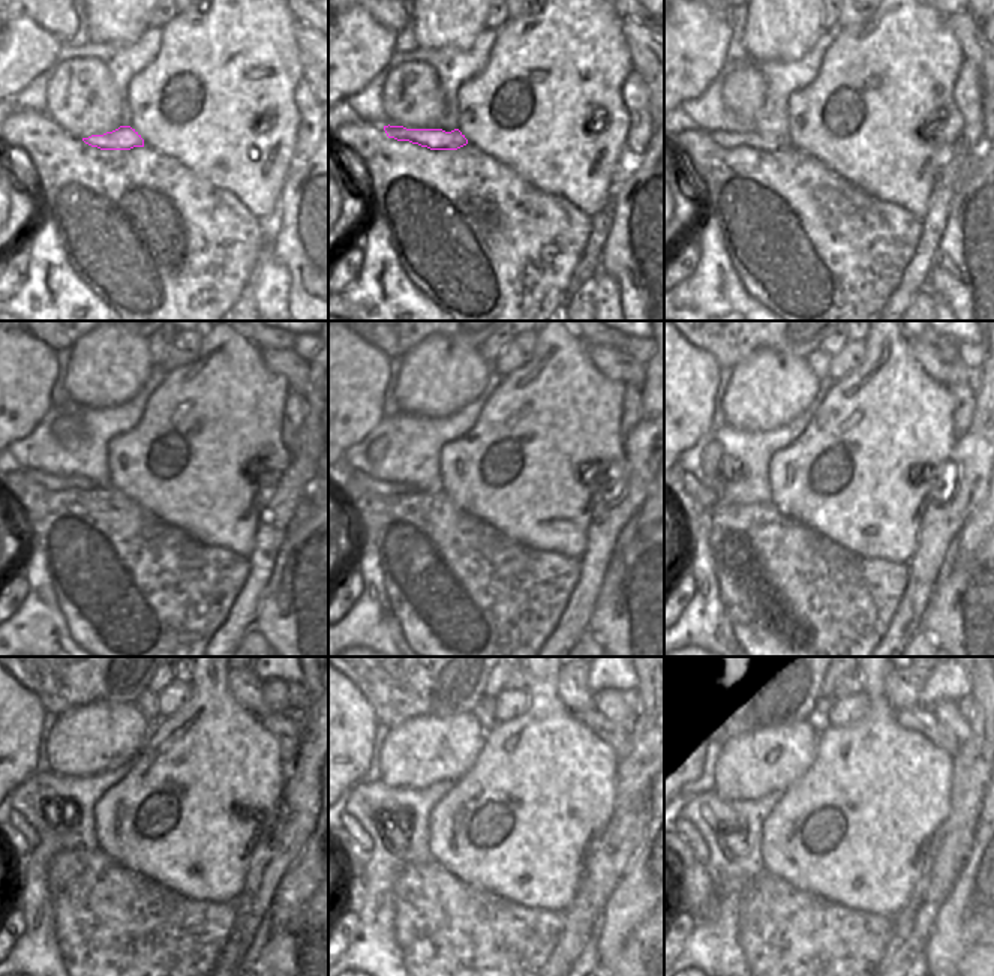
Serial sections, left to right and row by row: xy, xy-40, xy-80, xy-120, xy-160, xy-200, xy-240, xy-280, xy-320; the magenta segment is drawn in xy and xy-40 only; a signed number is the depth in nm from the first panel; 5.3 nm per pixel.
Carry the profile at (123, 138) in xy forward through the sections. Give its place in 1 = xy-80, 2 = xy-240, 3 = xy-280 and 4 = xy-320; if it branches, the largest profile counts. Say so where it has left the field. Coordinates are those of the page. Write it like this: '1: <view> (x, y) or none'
1: xy-80 (727, 140)
2: xy-240 (23, 828)
3: xy-280 (359, 834)
4: xy-320 (694, 838)

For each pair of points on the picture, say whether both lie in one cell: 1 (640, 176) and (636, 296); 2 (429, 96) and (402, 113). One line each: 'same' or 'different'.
1: same
2: same

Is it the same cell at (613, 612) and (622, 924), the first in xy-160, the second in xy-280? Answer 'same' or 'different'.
different

